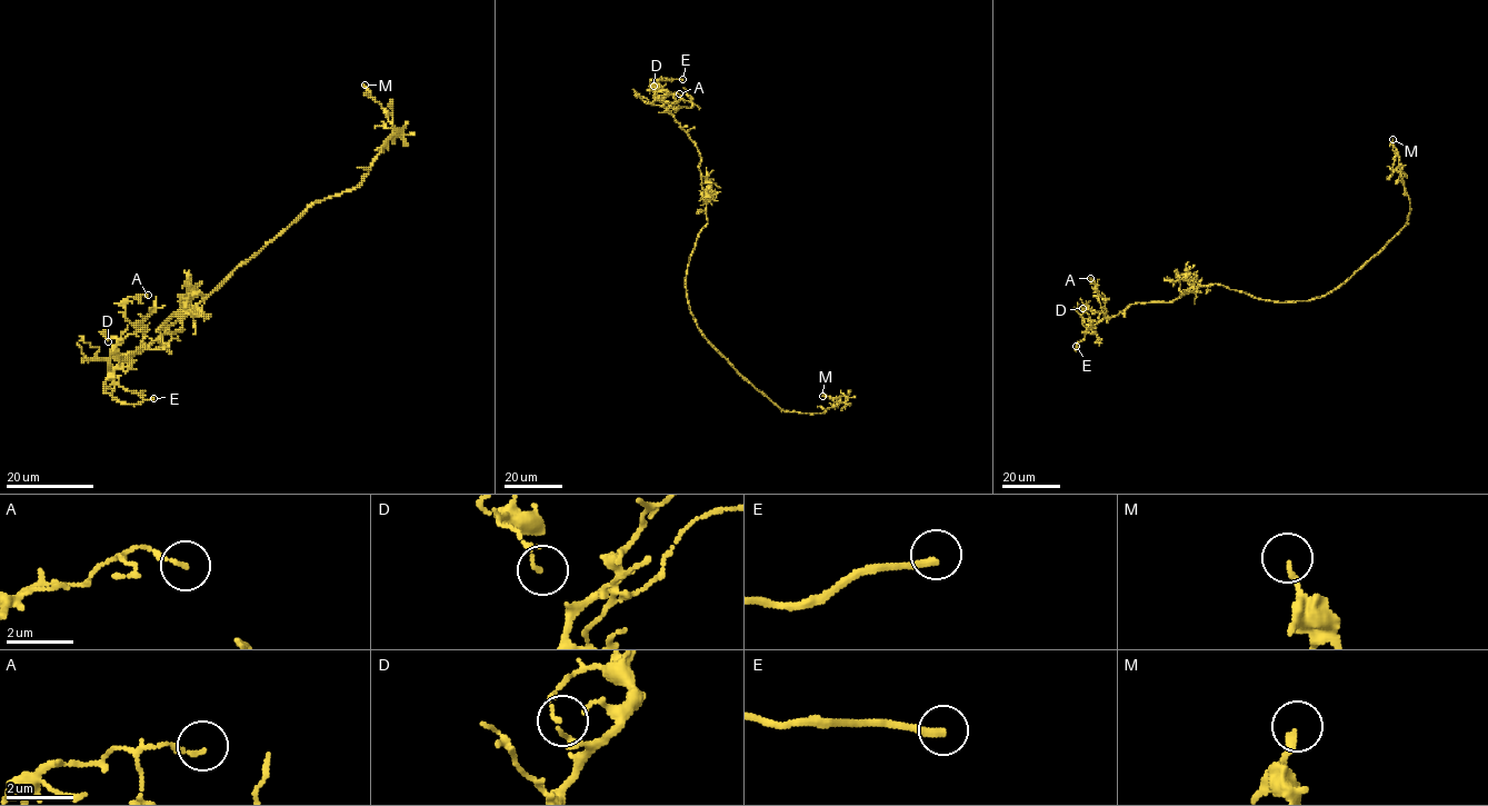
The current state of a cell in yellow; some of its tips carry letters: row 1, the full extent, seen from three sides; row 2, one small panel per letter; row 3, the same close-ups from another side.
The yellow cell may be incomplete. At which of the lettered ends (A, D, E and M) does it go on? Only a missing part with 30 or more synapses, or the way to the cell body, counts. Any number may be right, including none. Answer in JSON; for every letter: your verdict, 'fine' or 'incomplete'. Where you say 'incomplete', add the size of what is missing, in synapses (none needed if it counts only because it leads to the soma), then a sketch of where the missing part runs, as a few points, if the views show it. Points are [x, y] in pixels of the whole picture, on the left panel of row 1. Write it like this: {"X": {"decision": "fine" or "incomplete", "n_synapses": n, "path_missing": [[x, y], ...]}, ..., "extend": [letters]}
{"A": {"decision": "fine"}, "D": {"decision": "fine"}, "E": {"decision": "incomplete", "path_missing": [[153, 398], [196, 378], [222, 356], [243, 327], [242, 316], [246, 314]]}, "M": {"decision": "fine"}, "extend": ["E"]}

